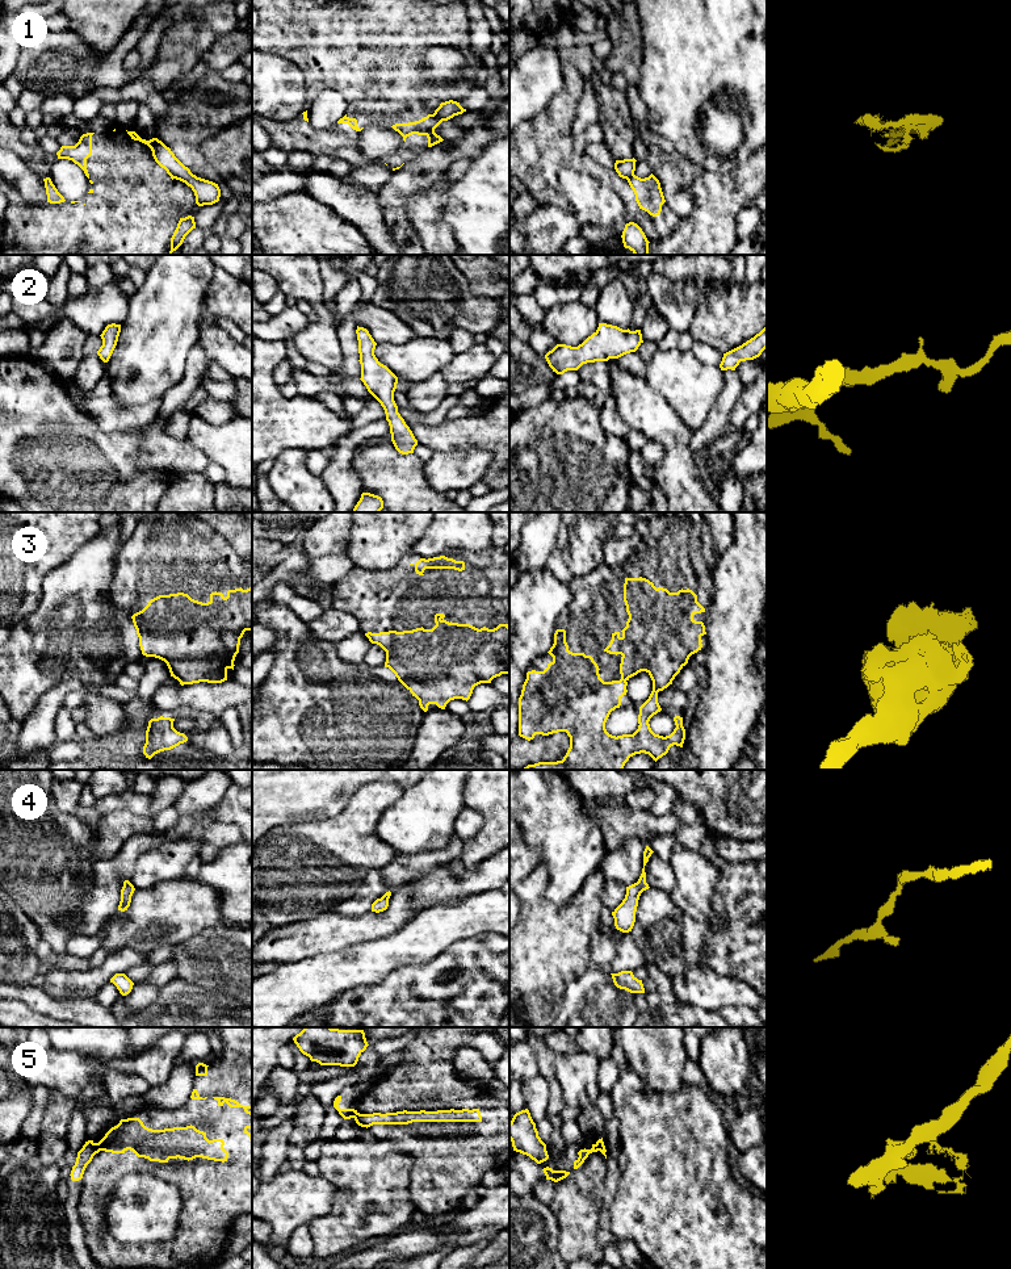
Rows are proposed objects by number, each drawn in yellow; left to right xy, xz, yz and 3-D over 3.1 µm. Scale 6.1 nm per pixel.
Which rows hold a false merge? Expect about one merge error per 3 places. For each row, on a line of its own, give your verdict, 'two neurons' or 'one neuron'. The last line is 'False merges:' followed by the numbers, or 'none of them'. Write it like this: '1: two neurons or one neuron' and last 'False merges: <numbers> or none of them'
1: two neurons
2: one neuron
3: one neuron
4: one neuron
5: two neurons
False merges: 1, 5

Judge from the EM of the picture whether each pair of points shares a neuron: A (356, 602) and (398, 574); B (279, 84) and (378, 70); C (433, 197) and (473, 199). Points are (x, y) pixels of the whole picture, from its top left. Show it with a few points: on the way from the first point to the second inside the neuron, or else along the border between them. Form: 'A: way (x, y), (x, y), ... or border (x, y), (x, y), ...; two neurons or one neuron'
A: way (366, 595), (376, 590), (382, 590), (387, 585); one neuron
B: border (284, 57), (303, 75), (303, 111); two neurons
C: border (453, 181), (443, 197), (443, 220), (449, 227); two neurons

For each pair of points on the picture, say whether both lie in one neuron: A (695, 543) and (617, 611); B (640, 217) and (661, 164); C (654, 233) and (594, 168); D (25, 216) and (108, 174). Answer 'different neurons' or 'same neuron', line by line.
A: same neuron
B: different neurons
C: same neuron
D: same neuron

